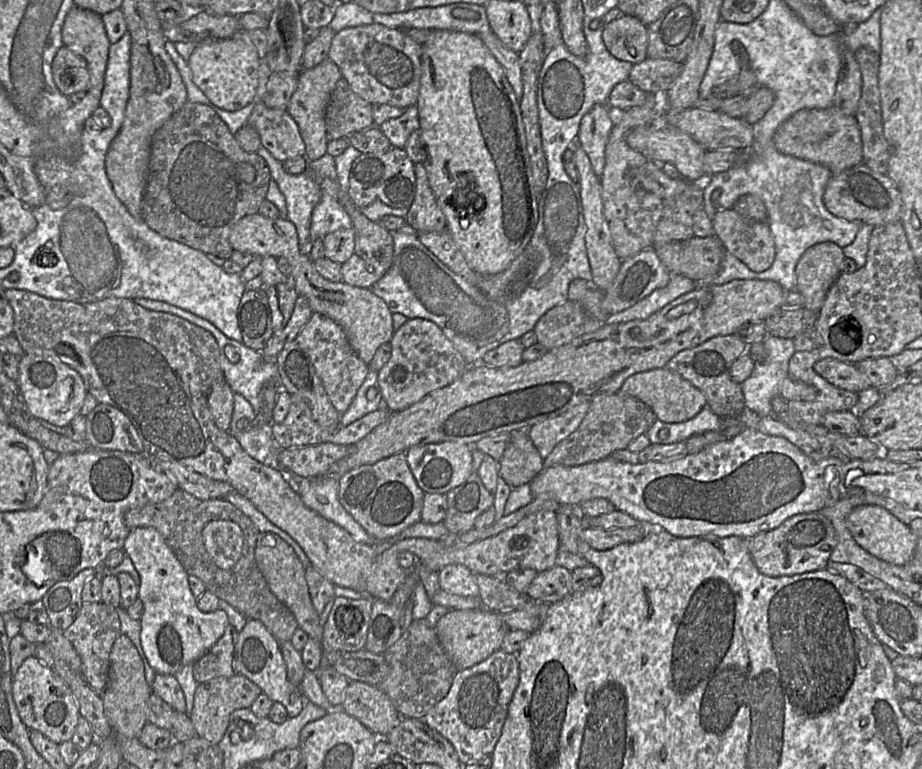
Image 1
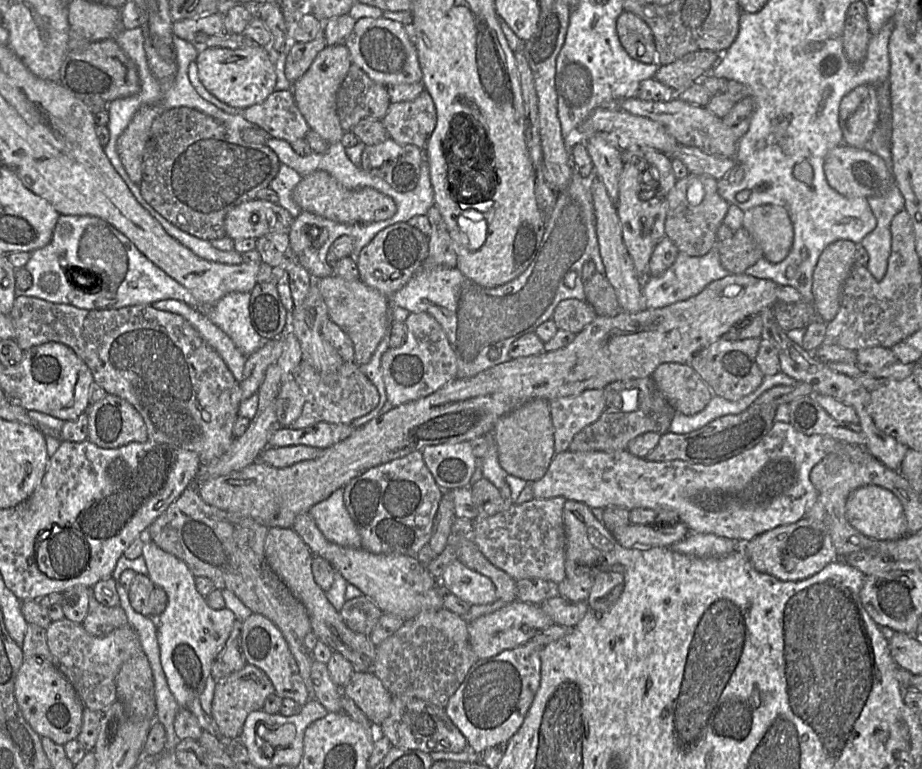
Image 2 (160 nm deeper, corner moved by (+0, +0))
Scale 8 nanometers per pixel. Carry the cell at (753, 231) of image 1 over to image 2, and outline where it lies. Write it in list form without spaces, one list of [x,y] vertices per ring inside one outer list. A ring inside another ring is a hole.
[[[766,204],[744,211],[742,228],[758,242],[763,258],[779,263],[789,254],[793,239],[793,224],[785,207]]]

